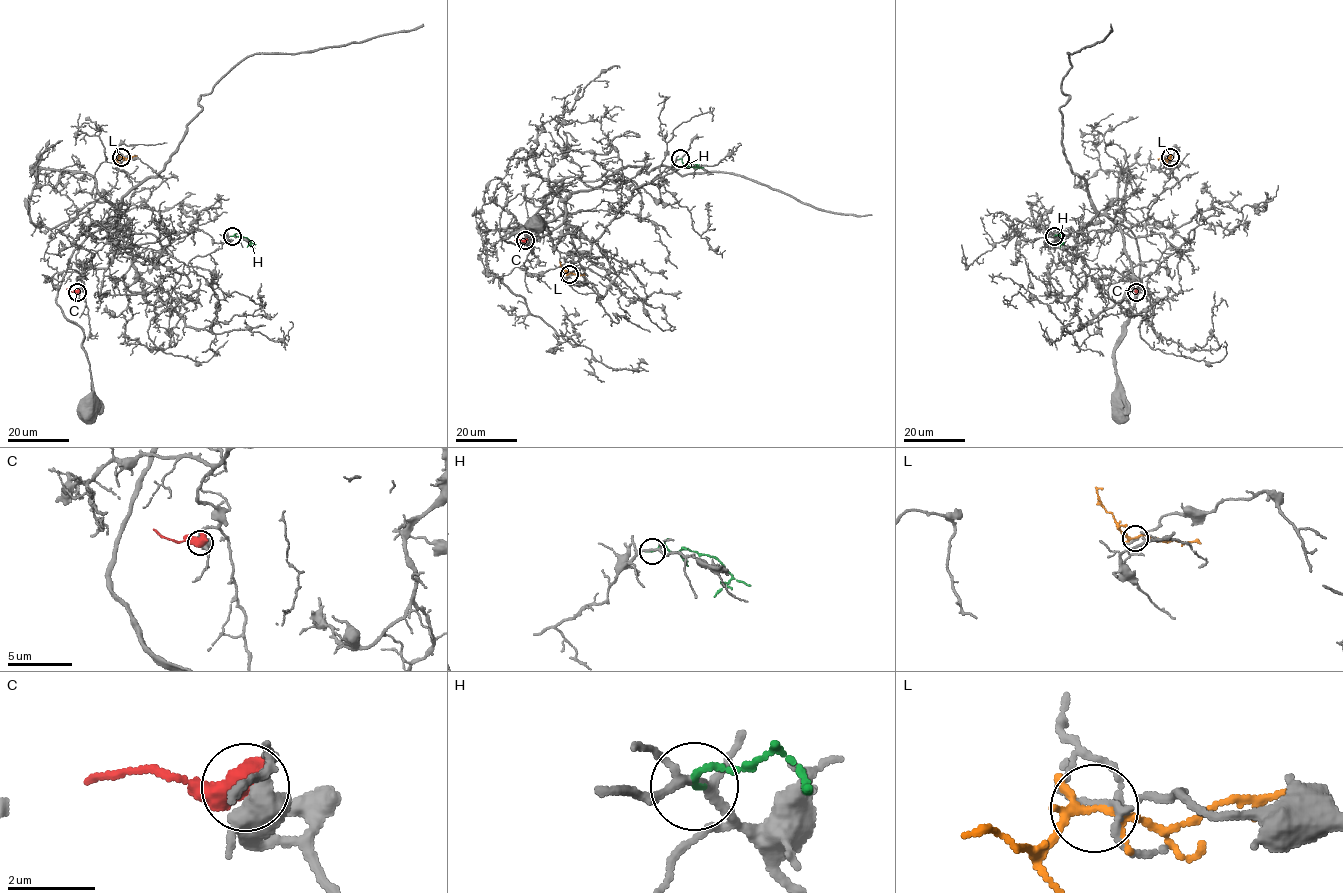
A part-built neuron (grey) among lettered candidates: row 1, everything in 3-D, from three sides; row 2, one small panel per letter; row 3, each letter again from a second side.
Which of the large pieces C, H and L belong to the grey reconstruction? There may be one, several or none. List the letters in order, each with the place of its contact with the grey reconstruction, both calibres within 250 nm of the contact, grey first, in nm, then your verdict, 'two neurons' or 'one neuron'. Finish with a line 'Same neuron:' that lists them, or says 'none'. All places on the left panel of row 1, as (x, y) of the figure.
C: contact (77, 292); calibres 440 and 750 nm; one neuron
H: contact (232, 236); calibres 140 and 140 nm; two neurons
L: contact (121, 157); calibres 100 and 140 nm; two neurons
Same neuron: C

